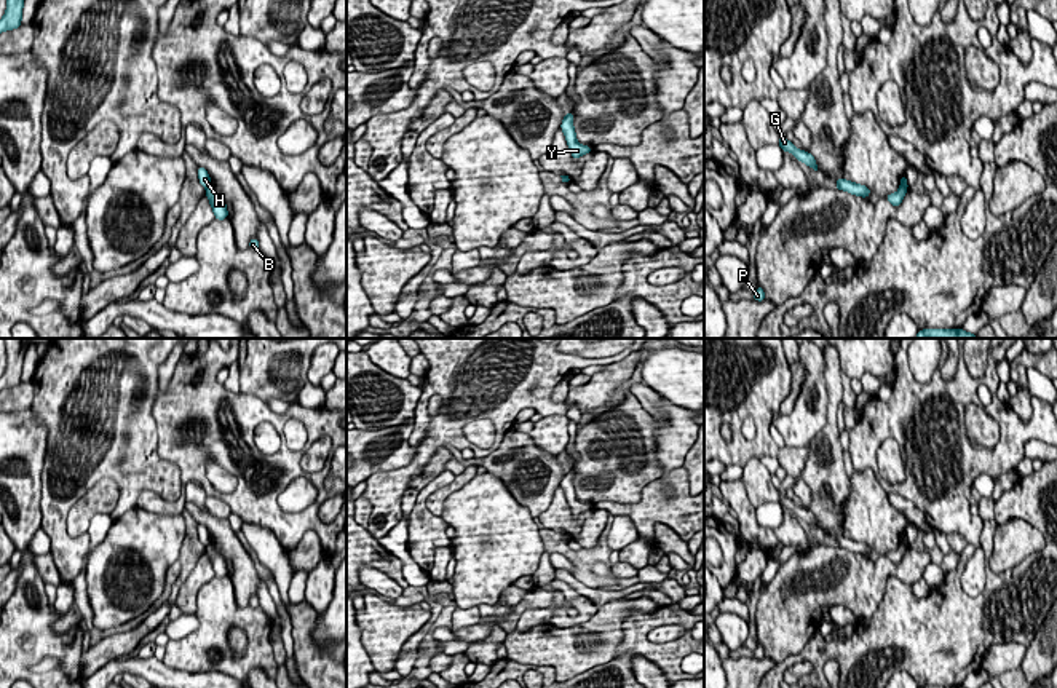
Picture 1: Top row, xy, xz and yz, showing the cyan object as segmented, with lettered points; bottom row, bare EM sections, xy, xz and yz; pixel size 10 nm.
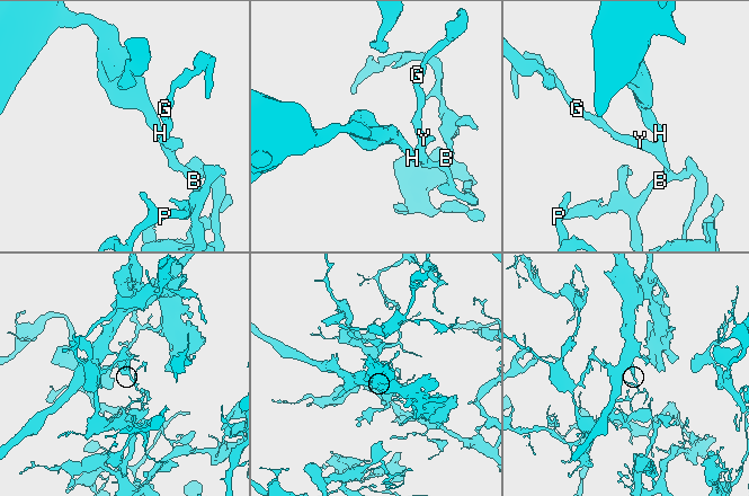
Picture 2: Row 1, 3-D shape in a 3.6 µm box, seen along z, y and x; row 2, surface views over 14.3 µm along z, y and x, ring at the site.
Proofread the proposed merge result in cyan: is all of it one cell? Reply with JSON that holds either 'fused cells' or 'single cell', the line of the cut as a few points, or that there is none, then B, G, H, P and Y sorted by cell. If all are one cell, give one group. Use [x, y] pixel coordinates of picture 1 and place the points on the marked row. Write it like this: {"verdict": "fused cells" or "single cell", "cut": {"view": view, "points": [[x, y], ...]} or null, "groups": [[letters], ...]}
{"verdict": "fused cells", "cut": {"view": "xy", "points": [[209, 185], [206, 189]]}, "groups": [["B", "G", "P", "Y"], ["H"]]}

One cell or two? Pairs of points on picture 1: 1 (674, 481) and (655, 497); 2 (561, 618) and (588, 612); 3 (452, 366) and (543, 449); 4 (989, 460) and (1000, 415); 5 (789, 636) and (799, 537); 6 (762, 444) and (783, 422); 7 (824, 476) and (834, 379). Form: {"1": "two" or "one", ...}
{"1": "one", "2": "one", "3": "two", "4": "one", "5": "two", "6": "two", "7": "one"}

